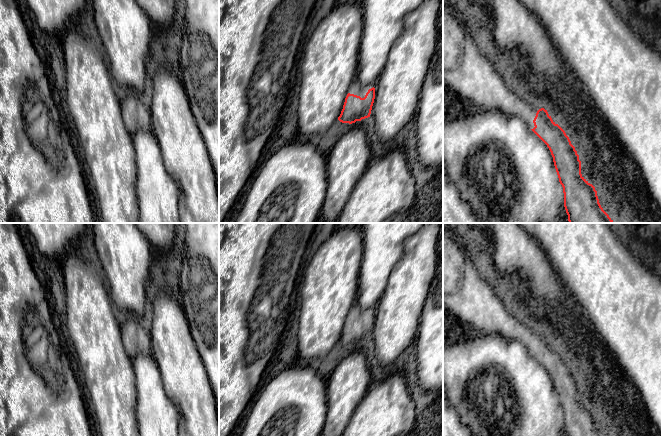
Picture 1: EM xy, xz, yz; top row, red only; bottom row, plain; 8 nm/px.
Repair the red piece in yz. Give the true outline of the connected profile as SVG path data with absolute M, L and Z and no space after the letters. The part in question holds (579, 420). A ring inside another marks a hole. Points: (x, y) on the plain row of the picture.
M443 225L443 310L459 322L483 334L498 334L519 341L547 369L563 411L566 436L605 436L599 427L597 415L581 398L581 385L565 355L556 348L547 334L519 315L499 292L483 264L467 252L465 242L449 237Z

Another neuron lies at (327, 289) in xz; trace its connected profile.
M346 226L333 232L303 265L295 295L297 304L294 334L299 351L298 358L305 362L318 361L338 344L357 299L362 255L361 226Z

